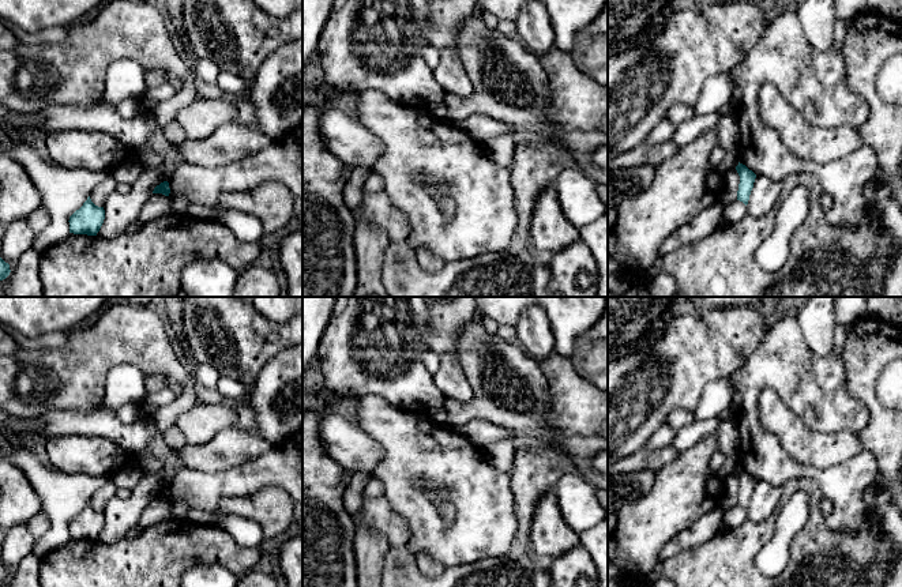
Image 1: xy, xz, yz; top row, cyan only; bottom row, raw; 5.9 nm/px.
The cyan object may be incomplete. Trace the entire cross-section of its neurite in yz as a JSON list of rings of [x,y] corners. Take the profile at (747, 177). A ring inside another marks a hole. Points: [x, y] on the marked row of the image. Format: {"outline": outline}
{"outline": [[[740,162],[736,166],[736,170],[740,176],[737,200],[743,202],[747,206],[748,200],[749,200],[751,191],[753,188],[756,174]]]}

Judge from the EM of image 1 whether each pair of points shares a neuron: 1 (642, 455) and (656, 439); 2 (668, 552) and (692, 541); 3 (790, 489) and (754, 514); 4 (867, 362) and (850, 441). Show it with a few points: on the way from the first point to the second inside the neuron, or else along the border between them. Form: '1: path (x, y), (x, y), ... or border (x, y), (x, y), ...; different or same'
1: border (671, 444), (662, 448), (643, 448); different
2: path (673, 546), (687, 541); same
3: border (782, 486), (775, 510), (760, 522); different
4: border (857, 436), (865, 448); different

